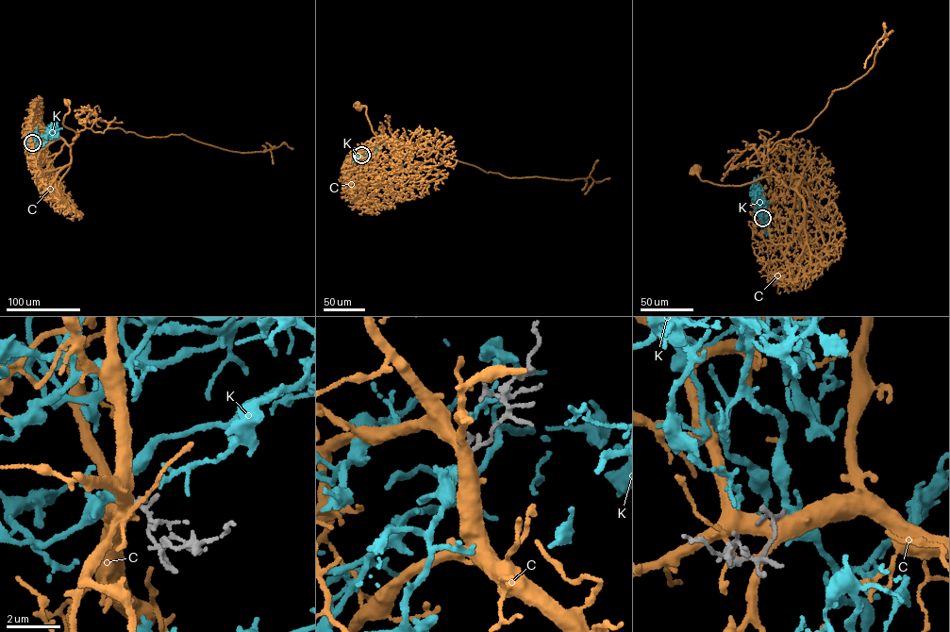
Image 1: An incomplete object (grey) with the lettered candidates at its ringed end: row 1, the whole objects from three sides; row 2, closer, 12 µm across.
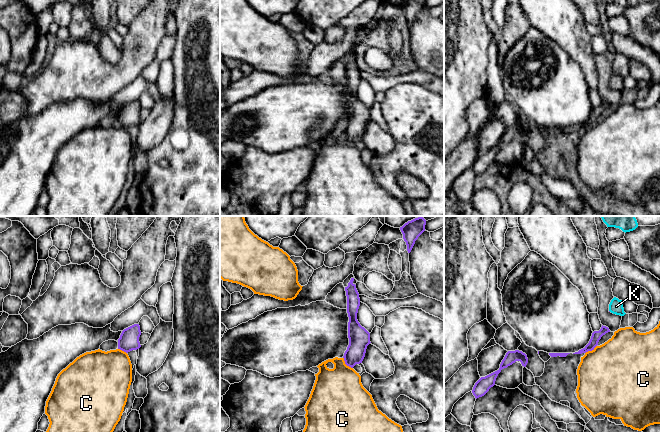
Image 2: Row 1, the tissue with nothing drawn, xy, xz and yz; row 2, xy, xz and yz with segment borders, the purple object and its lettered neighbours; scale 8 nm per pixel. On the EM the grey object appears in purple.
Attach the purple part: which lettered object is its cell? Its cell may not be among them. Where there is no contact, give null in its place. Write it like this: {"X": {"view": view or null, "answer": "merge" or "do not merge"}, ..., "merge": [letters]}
{"C": {"view": "xz", "answer": "do not merge"}, "K": {"view": null, "answer": "merge"}, "merge": ["K"]}

